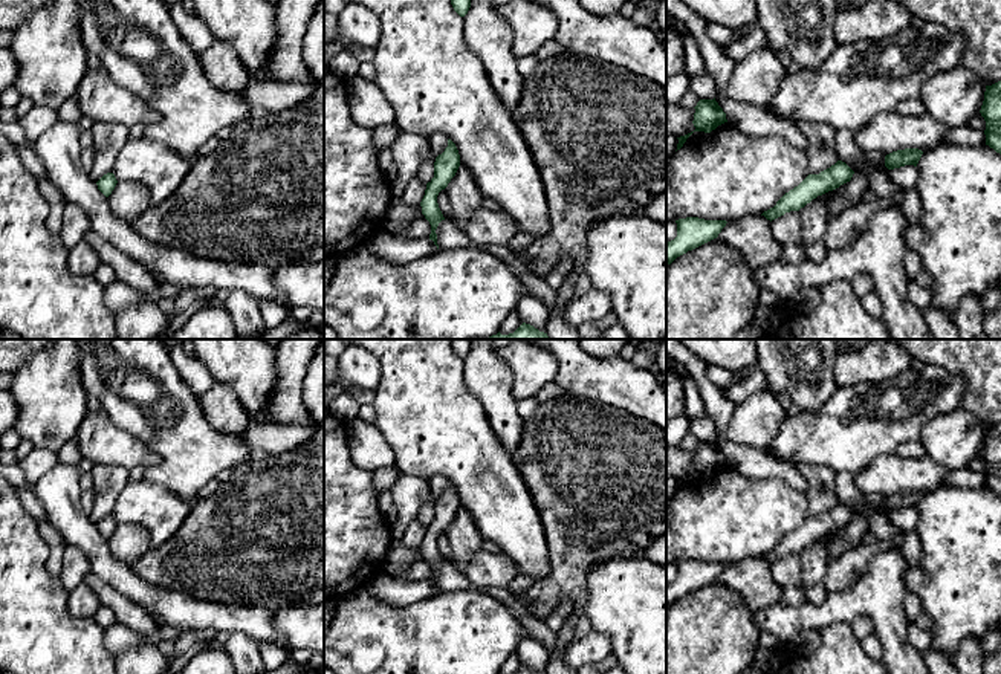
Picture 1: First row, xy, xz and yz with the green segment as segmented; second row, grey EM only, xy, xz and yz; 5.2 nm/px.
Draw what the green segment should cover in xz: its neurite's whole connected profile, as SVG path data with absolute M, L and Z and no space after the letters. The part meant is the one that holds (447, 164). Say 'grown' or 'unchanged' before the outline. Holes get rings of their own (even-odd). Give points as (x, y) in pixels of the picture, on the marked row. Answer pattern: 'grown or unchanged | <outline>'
unchanged | M448 139L448 147L442 154L436 157L434 177L426 183L425 196L420 202L422 214L431 225L429 240L434 241L437 249L439 249L439 245L437 245L436 229L439 223L445 220L437 203L437 196L442 190L448 186L451 179L455 176L458 167L460 167L458 150L455 144L451 139Z

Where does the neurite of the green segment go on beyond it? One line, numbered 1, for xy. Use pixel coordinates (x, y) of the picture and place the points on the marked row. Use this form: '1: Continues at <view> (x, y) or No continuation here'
1: No continuation here

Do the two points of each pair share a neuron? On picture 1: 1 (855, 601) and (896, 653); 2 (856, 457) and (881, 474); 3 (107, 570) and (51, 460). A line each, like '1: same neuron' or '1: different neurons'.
1: same neuron
2: different neurons
3: different neurons

